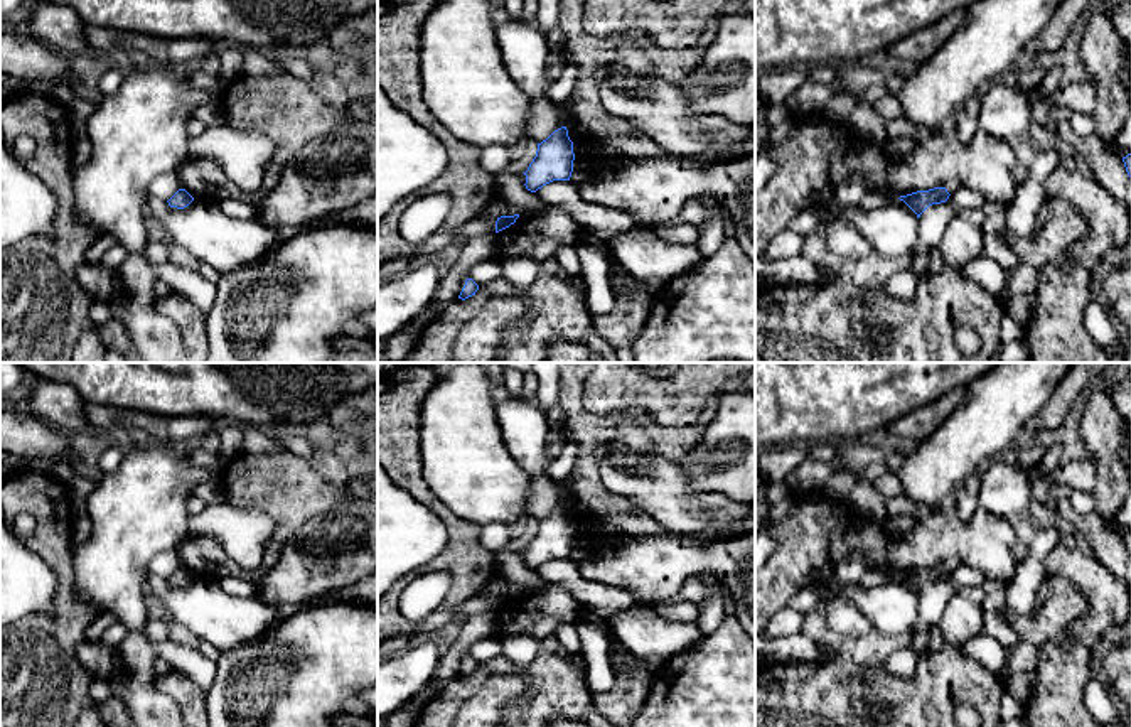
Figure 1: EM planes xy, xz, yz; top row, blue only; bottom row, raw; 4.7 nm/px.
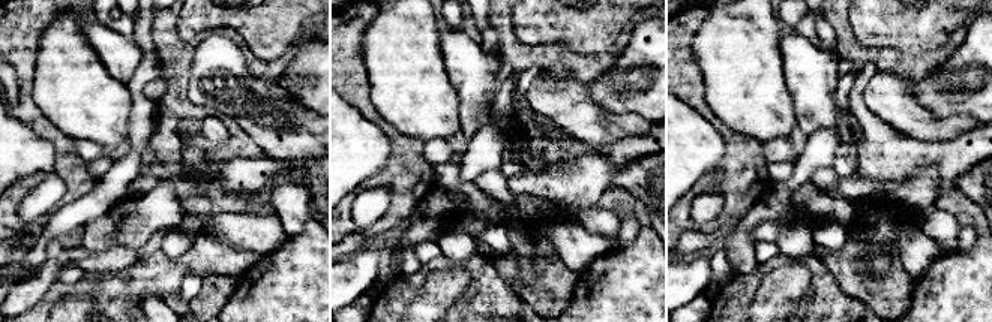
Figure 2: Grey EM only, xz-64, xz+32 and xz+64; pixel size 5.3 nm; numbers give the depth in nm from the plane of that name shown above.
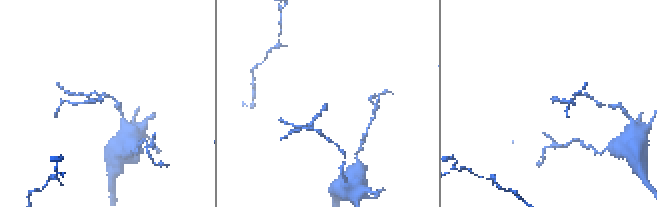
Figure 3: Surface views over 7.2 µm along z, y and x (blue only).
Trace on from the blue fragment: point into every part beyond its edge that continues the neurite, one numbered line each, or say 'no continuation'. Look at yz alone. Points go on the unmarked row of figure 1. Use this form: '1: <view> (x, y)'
no continuation

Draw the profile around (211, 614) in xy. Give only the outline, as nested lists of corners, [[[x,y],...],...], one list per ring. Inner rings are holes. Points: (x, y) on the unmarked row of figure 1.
[[[148,574],[148,584],[175,622],[219,651],[258,641],[280,617],[258,599],[229,595],[211,577],[194,577],[177,587]]]

